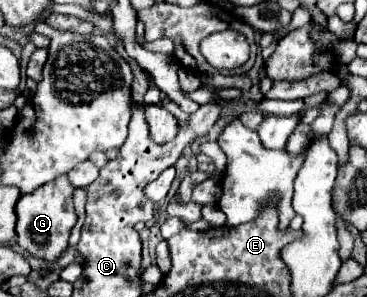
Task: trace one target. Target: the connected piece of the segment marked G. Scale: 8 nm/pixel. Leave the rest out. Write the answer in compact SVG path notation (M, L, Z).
M60 176L56 182L44 184L38 190L34 190L32 194L24 194L18 200L18 204L16 204L18 244L24 250L28 250L34 258L40 258L40 260L46 260L46 262L54 262L68 248L70 230L76 224L72 192L74 192L74 188L70 186L68 178Z

